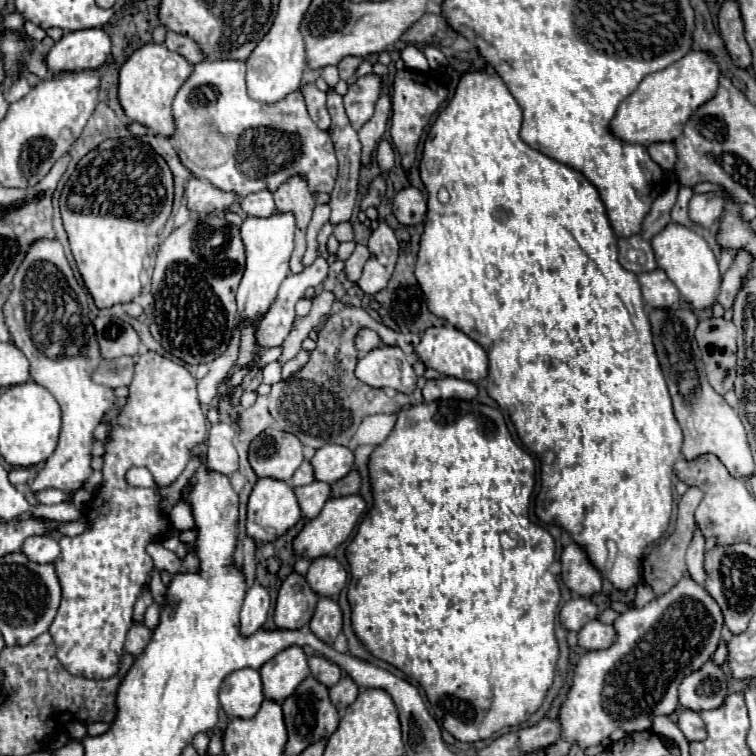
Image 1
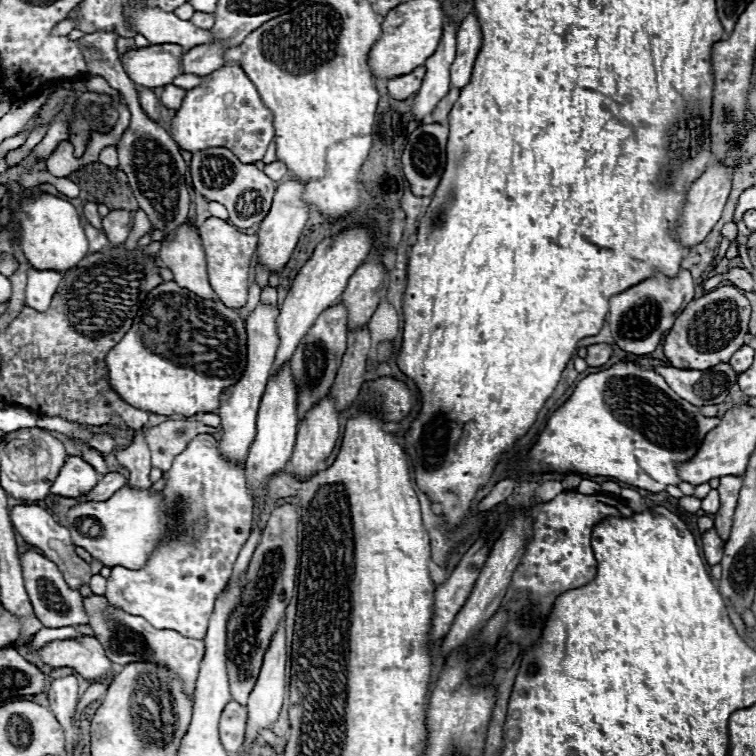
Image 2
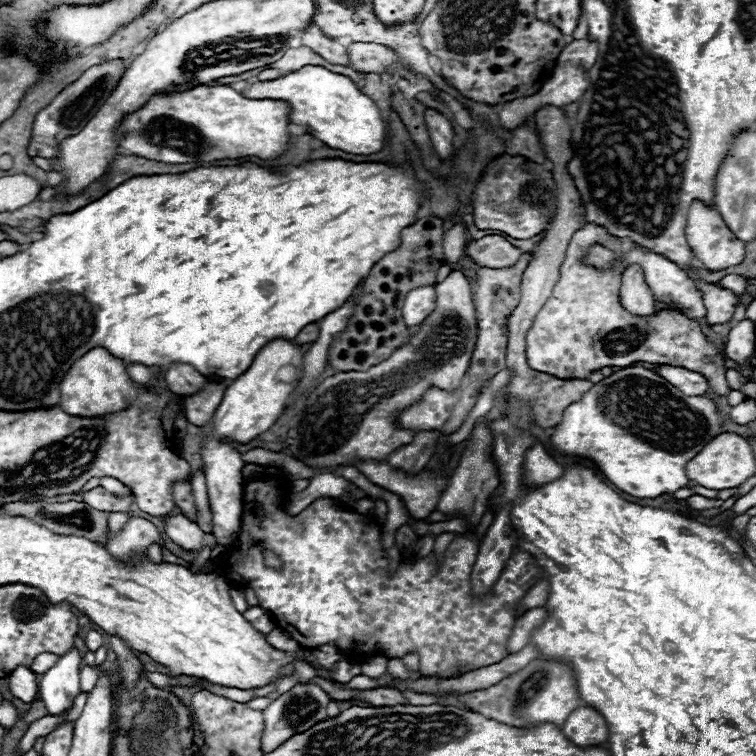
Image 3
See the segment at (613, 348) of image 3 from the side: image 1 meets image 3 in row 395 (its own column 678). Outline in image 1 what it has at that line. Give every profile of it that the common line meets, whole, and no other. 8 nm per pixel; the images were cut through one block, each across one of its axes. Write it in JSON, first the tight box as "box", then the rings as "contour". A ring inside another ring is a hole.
{"box":[678,710,706,742],"contour":[[[682,710],[678,714],[678,728],[684,732],[688,742],[692,740],[704,740],[706,738],[706,726],[698,712],[694,710]]]}

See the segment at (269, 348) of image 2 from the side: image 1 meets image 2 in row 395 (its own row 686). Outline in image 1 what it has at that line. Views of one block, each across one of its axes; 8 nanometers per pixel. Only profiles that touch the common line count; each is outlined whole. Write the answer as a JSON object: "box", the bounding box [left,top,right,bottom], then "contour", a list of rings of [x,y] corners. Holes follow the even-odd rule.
{"box":[220,668,264,718],"contour":[[[244,668],[230,674],[220,688],[220,704],[230,718],[252,718],[264,700],[260,672]]]}

